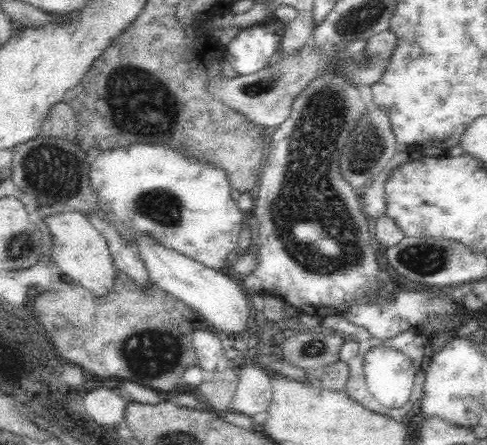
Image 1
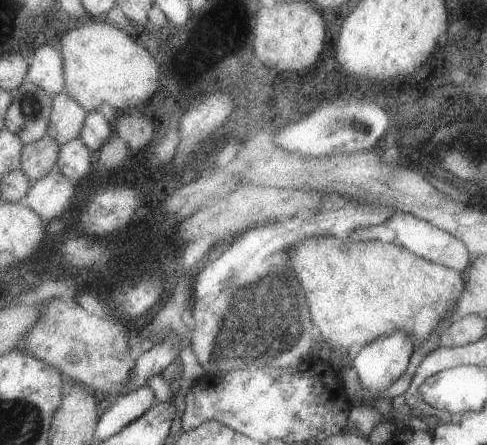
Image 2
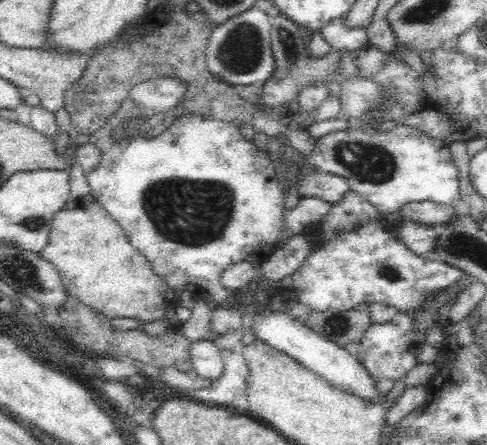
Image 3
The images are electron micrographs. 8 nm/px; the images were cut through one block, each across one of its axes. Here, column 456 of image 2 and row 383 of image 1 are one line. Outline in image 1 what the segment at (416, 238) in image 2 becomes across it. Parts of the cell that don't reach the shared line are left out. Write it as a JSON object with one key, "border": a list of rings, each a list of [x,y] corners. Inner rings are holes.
{"border":[[[250,364],[236,368],[236,372],[238,372],[238,386],[234,388],[236,392],[232,396],[230,410],[244,412],[250,416],[264,412],[272,402],[270,374]]]}

